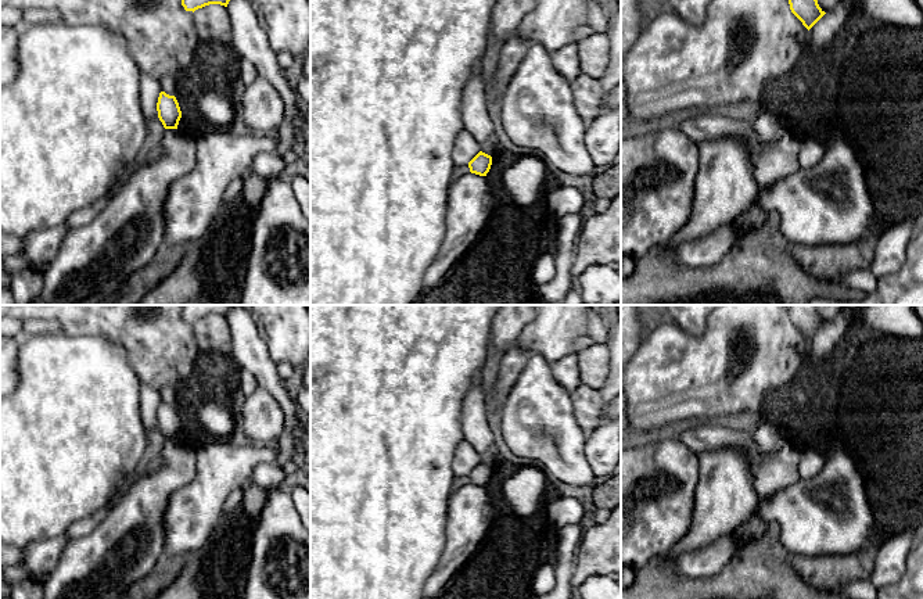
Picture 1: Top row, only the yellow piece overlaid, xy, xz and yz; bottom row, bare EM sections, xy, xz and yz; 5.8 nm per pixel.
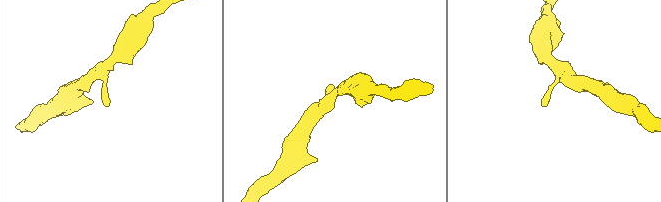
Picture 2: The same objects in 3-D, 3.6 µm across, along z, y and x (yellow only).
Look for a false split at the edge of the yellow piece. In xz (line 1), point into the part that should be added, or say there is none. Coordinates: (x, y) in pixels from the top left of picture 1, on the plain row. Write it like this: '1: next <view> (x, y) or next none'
1: next none

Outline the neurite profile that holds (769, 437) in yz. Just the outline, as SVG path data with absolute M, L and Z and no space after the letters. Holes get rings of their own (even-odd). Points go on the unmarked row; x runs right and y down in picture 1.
M765 423L754 433L755 441L762 452L777 452L786 442L783 430L772 423Z

